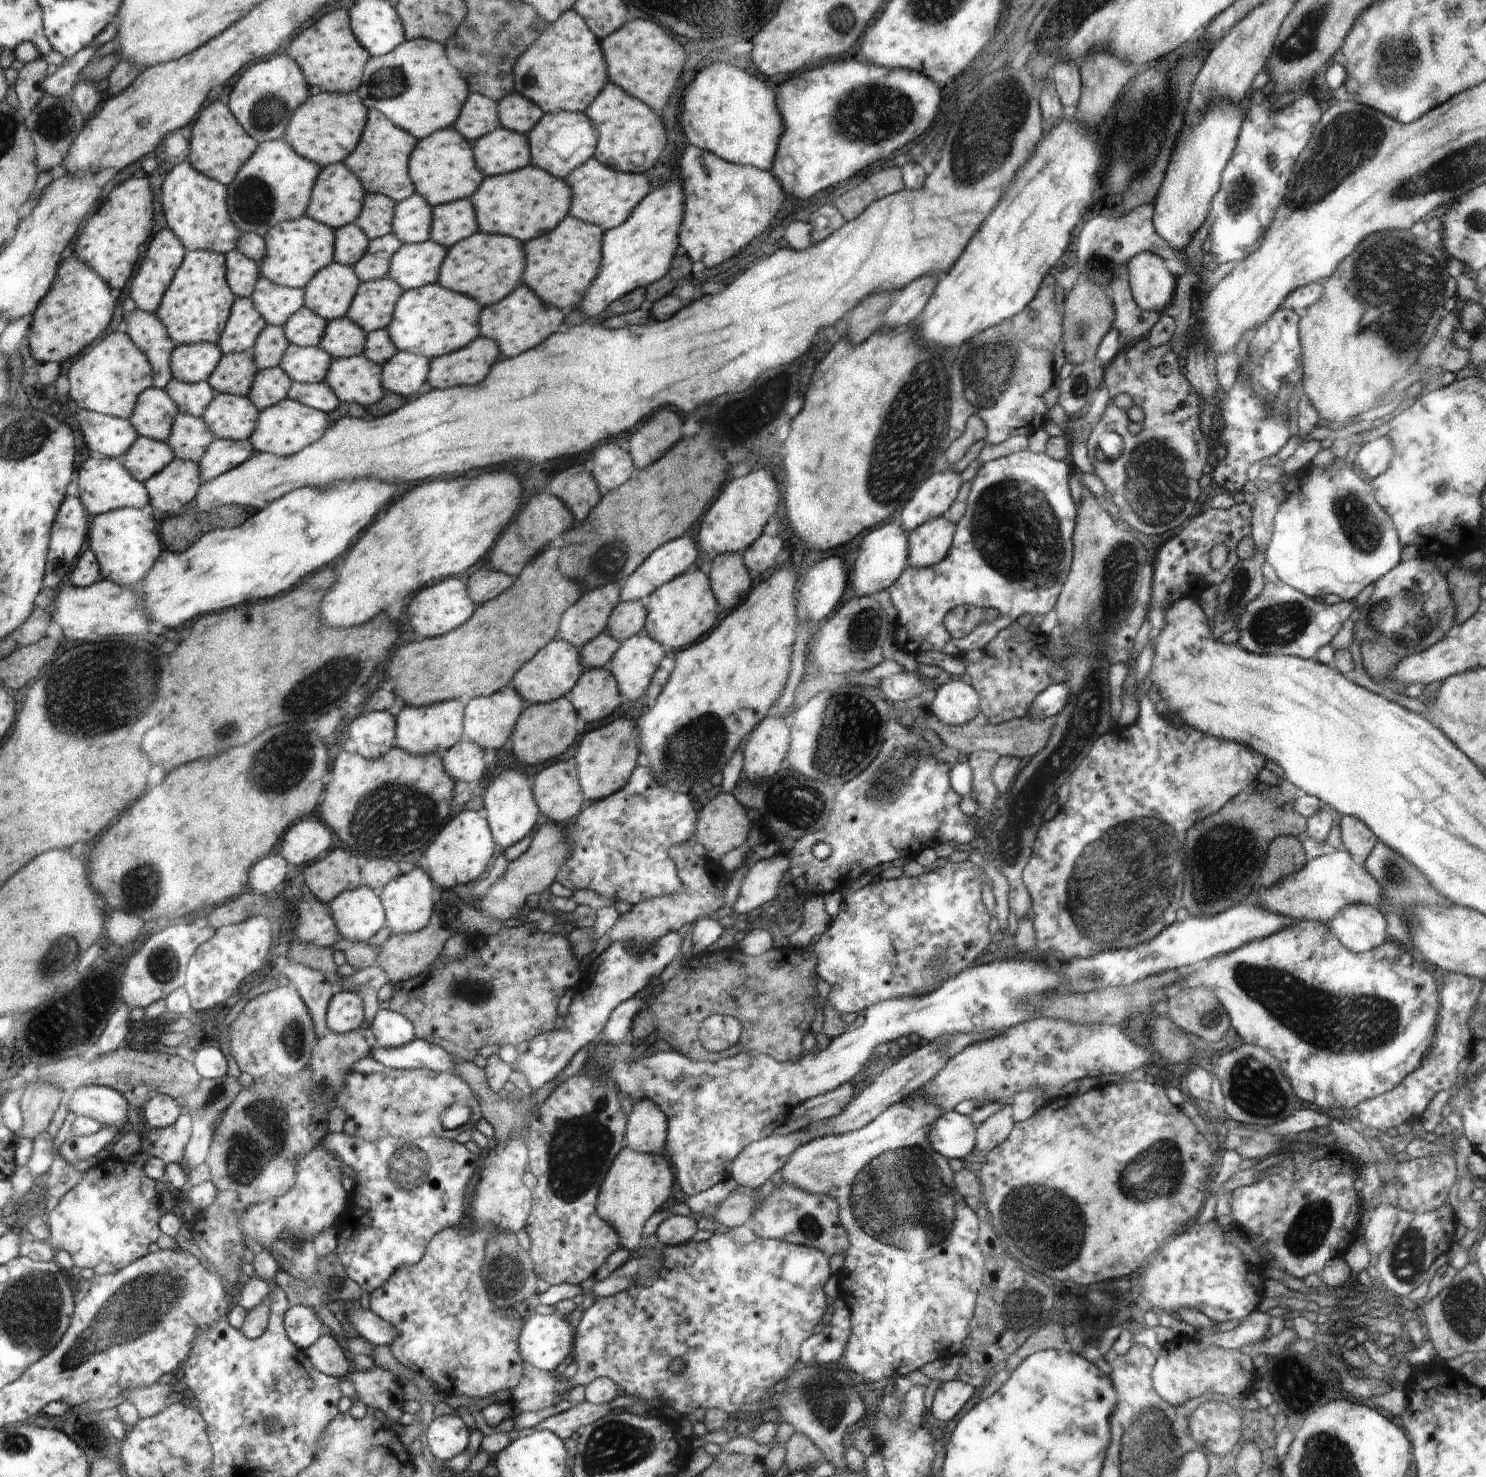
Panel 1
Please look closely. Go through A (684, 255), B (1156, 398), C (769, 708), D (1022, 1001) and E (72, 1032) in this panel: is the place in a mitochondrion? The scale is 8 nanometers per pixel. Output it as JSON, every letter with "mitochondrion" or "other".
{"A":"other","B":"other","C":"other","D":"mitochondrion","E":"mitochondrion"}

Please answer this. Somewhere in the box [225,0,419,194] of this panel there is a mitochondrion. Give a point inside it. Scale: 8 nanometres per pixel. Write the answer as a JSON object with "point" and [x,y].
{"point":[271,109]}

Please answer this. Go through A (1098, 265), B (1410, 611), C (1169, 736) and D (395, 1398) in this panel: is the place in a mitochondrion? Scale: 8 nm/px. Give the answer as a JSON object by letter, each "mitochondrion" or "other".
{"A":"mitochondrion","B":"mitochondrion","C":"other","D":"other"}

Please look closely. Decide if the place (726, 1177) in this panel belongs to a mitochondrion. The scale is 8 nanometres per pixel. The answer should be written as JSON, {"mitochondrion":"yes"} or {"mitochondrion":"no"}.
{"mitochondrion":"no"}

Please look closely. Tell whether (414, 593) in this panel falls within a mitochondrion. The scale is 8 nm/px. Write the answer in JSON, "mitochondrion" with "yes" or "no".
{"mitochondrion":"no"}

